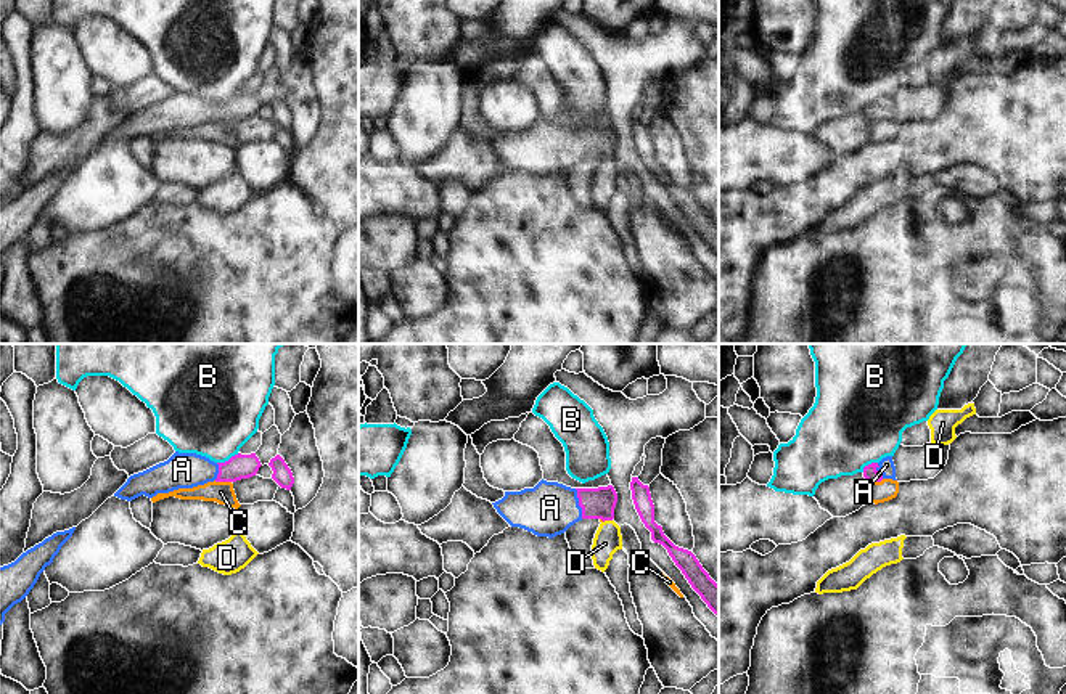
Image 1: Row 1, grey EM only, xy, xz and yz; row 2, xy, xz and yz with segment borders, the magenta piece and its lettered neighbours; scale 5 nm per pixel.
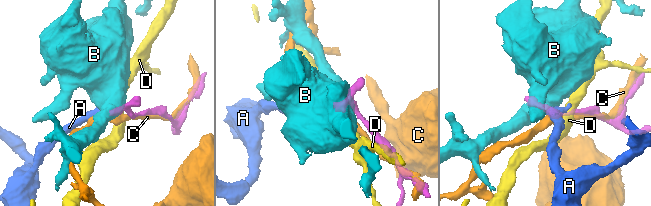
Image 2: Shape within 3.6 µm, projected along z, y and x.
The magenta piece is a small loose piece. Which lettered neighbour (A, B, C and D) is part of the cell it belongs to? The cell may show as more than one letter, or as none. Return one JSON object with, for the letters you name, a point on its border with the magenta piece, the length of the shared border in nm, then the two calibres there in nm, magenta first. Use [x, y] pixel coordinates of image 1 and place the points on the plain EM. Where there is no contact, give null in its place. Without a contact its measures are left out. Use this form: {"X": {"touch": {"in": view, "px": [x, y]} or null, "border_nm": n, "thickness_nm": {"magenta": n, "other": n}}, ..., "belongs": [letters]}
{"A": {"touch": {"in": "xz", "px": [579, 143]}, "border_nm": 160, "thickness_nm": {"magenta": 160, "other": 260}}, "belongs": ["A"]}

